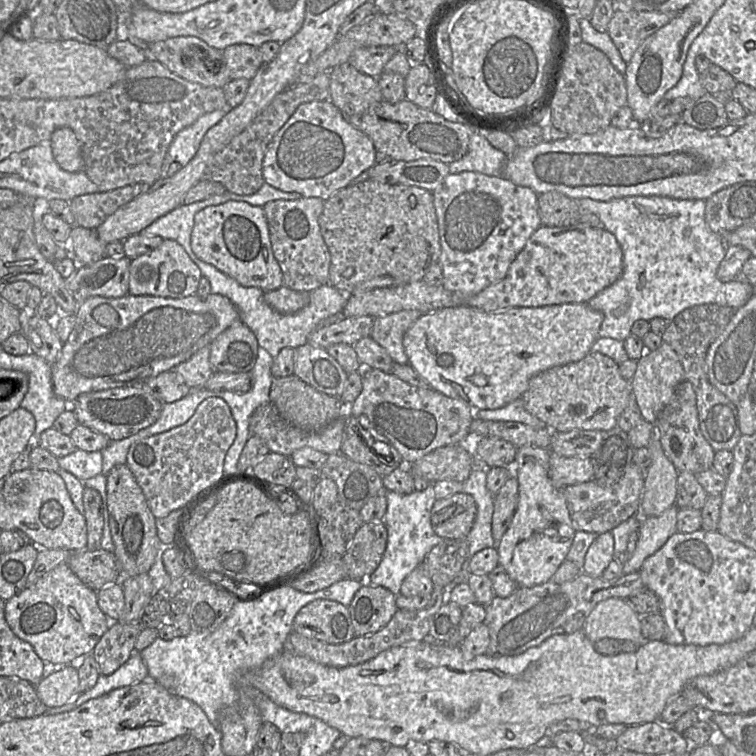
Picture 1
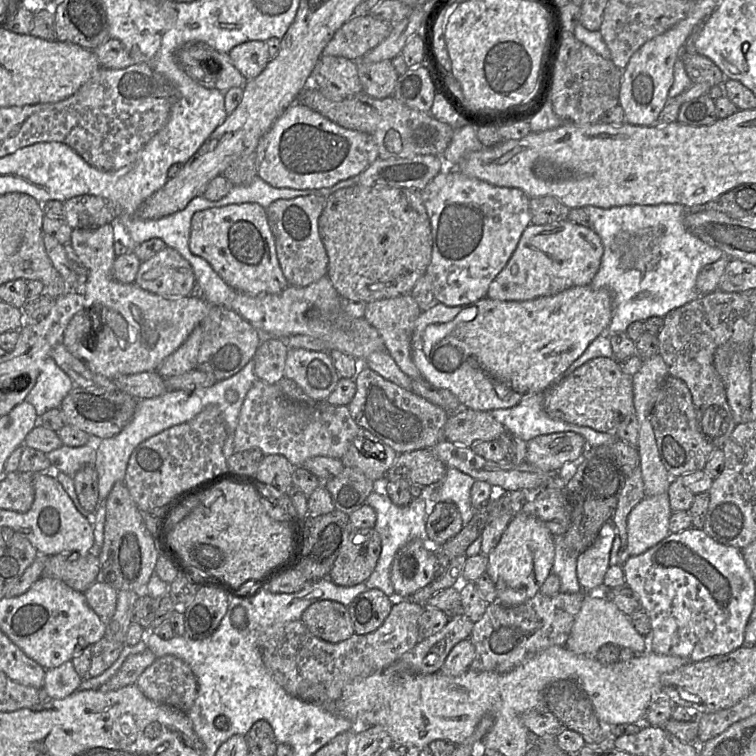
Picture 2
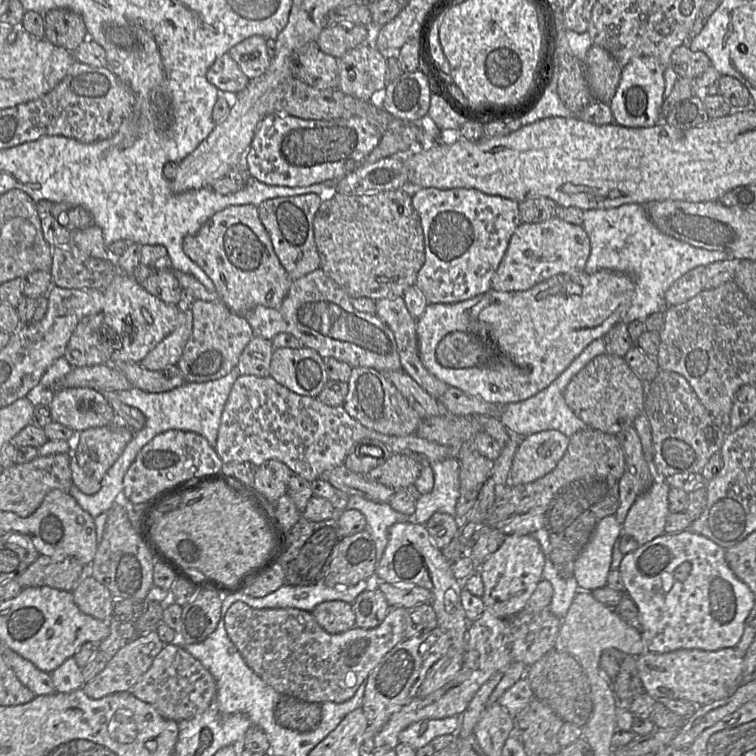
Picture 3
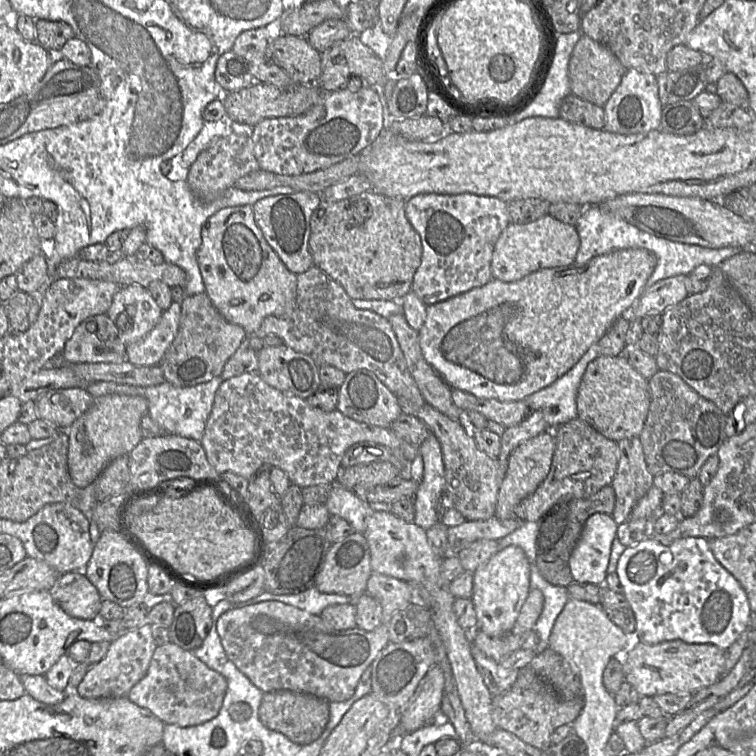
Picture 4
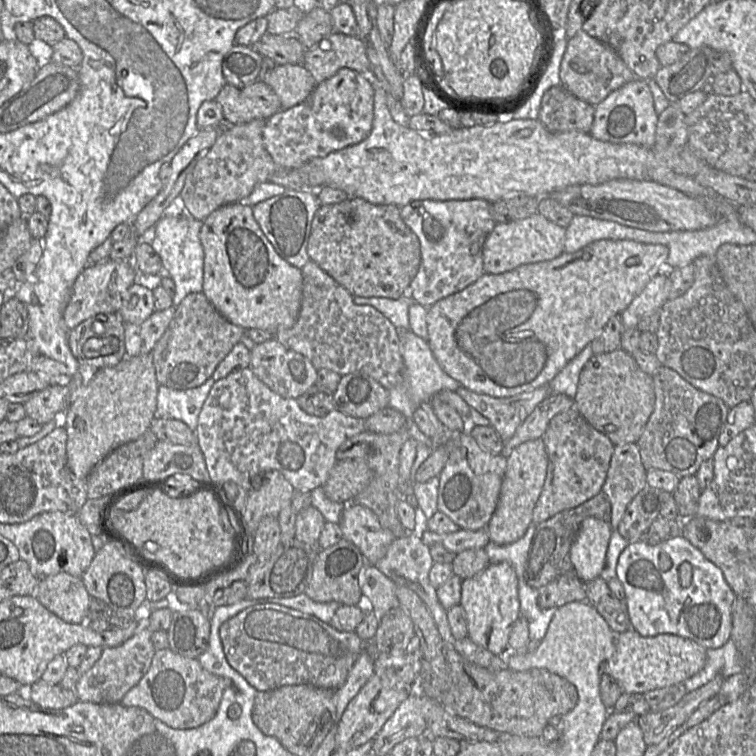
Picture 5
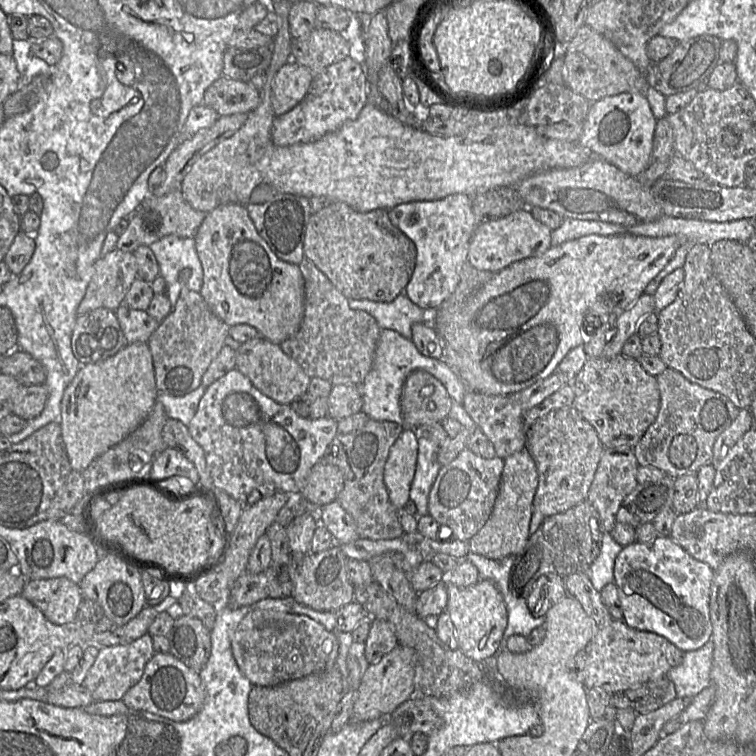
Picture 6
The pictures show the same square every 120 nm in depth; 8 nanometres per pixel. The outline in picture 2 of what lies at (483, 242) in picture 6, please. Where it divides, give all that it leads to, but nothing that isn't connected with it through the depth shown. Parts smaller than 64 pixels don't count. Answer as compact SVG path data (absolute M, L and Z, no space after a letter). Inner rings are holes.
M569 220L545 225L530 224L506 266L490 283L487 296L501 301L527 301L558 294L575 286L590 285L599 270L604 247L590 227Z

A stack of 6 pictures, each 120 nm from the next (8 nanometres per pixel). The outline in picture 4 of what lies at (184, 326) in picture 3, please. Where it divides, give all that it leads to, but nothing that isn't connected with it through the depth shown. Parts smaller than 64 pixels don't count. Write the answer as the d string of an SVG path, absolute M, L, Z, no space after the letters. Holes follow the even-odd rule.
M173 301L148 334L126 345L126 359L137 366L158 365L177 335L180 316L180 303Z

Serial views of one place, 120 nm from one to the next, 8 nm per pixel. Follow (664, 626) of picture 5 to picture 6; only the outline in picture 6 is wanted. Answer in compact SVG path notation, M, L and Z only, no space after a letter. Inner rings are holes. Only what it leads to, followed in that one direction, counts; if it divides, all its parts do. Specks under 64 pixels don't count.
M658 536L652 542L633 542L622 548L614 565L614 582L623 609L623 621L630 627L657 633L684 652L697 650L712 636L710 618L711 584L714 569L692 557L670 536Z

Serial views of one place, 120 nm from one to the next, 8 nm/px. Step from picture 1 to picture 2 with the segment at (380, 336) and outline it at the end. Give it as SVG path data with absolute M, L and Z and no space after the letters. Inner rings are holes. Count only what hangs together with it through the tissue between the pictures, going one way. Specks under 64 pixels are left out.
M411 294L393 298L374 300L366 303L364 318L377 329L383 339L385 349L394 358L401 370L411 379L421 377L421 373L412 359L411 339L414 326L422 309Z

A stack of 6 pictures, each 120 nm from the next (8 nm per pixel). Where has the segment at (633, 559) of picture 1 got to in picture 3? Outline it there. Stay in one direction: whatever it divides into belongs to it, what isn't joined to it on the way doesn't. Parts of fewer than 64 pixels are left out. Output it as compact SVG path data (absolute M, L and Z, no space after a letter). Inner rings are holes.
M656 477L652 486L629 509L622 529L640 546L665 533L666 519L670 513L669 489L665 480Z

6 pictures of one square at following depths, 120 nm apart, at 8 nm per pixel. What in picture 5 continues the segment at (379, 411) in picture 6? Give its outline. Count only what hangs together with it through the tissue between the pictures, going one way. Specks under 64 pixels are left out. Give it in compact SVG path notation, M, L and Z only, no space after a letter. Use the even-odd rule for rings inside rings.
M400 330L399 340L404 362L401 381L389 390L389 407L401 412L412 421L415 410L423 403L430 403L441 391L456 392L461 386L449 377L435 359L426 339L420 338L410 330Z

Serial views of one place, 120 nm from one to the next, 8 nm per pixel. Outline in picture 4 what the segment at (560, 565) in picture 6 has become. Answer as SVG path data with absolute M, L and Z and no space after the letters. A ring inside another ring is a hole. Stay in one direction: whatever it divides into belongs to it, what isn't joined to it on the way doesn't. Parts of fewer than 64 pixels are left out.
M611 485L604 486L595 494L582 499L565 499L551 507L536 523L538 532L536 539L536 565L542 577L556 586L567 587L574 582L569 560L584 524L589 516L595 513L613 514L616 495Z

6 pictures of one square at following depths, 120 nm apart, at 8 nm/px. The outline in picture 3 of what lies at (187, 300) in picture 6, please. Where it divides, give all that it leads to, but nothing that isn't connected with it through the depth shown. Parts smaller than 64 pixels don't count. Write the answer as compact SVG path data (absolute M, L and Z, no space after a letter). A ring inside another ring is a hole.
M194 299L191 311L192 332L176 365L186 383L217 380L237 366L242 351L254 336L253 330L244 315L234 313L221 300Z

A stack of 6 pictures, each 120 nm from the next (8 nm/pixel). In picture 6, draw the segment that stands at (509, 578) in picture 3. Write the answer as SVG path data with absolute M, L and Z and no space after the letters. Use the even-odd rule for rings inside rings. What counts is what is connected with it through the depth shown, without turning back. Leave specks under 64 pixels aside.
M480 579L476 584L460 588L447 581L448 612L455 630L459 649L469 658L481 662L495 659L507 627L508 611L502 593L490 580Z

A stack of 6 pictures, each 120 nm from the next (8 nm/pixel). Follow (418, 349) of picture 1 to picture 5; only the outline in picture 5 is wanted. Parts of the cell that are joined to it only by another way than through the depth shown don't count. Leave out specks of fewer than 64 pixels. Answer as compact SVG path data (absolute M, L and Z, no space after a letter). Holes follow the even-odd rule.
M602 239L592 242L575 253L563 252L557 258L549 261L523 264L500 274L484 273L479 279L460 292L447 296L427 308L426 341L444 372L462 387L474 393L494 398L507 398L546 386L586 346L591 346L591 342L602 333L611 318L620 315L641 293L648 282L660 274L660 267L666 262L668 255L669 248L662 244Z

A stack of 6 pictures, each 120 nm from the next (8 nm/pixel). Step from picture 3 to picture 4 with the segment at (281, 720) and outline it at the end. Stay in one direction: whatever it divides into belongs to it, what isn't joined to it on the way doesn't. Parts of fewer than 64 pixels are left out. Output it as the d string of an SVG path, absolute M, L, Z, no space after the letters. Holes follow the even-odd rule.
M279 690L263 695L258 715L267 728L280 732L292 742L308 745L317 740L324 732L329 721L329 702L307 693Z

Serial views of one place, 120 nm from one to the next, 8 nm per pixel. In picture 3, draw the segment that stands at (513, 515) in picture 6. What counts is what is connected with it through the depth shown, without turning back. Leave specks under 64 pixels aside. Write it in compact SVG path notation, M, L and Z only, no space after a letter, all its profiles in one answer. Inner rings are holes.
M545 430L520 439L509 474L512 485L533 482L551 472L564 456L569 437L558 430Z

